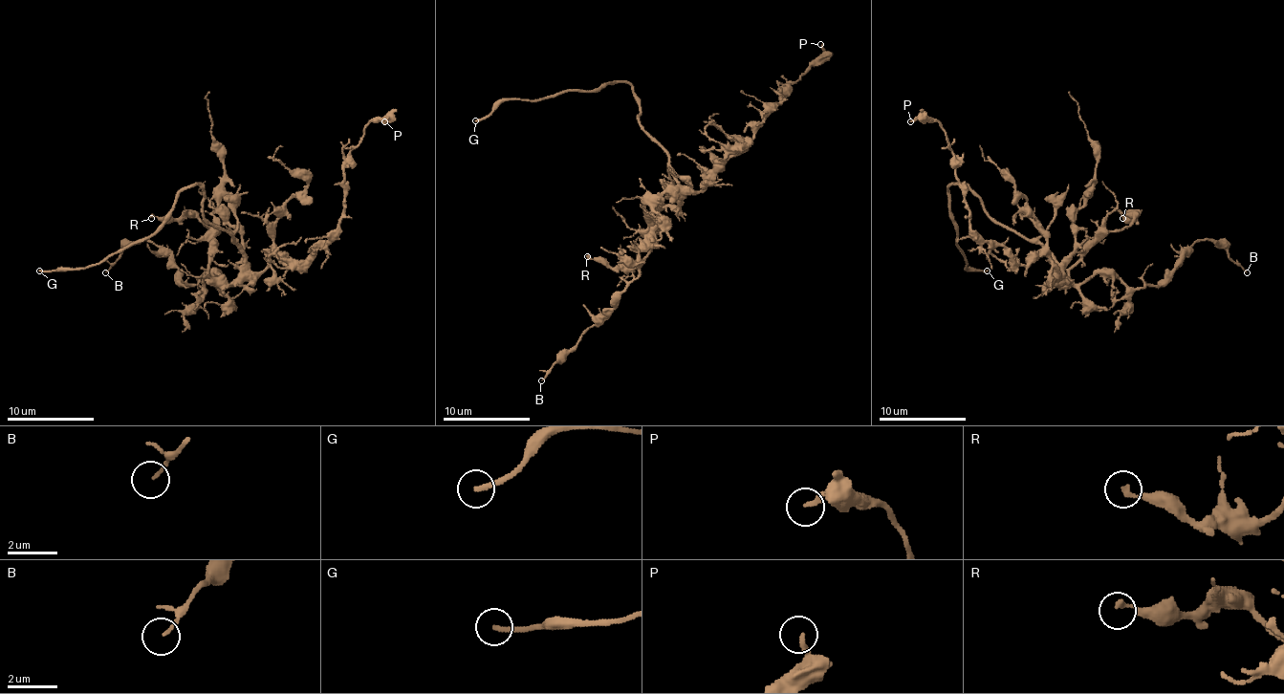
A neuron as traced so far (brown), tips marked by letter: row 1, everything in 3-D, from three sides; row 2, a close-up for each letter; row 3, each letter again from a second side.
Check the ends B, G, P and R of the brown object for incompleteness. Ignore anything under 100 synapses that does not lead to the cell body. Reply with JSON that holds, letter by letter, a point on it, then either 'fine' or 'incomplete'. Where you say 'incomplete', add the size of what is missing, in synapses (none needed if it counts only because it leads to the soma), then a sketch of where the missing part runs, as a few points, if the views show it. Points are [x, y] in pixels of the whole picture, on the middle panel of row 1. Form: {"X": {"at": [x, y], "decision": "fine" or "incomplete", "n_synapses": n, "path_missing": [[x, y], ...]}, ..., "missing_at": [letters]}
{"B": {"at": [541, 380], "decision": "fine"}, "G": {"at": [475, 120], "decision": "incomplete"}, "P": {"at": [820, 44], "decision": "fine"}, "R": {"at": [587, 256], "decision": "fine"}, "missing_at": ["G"]}

